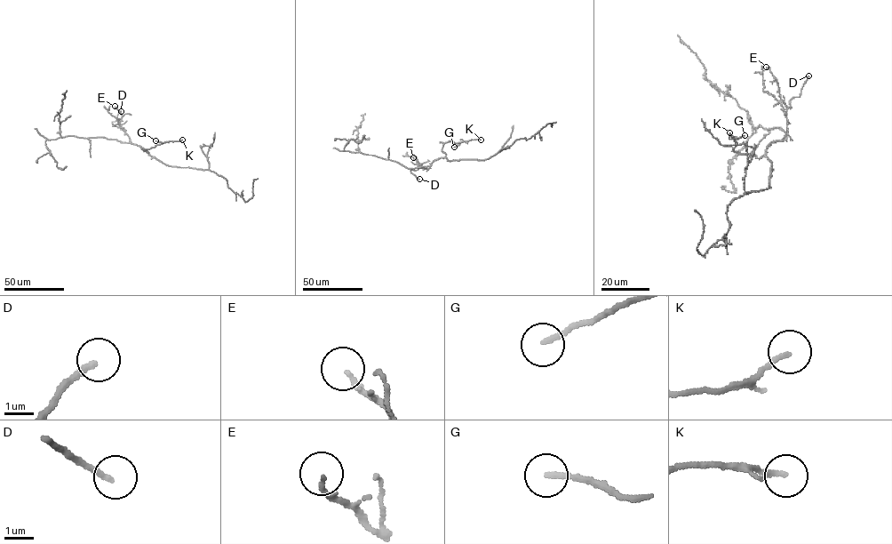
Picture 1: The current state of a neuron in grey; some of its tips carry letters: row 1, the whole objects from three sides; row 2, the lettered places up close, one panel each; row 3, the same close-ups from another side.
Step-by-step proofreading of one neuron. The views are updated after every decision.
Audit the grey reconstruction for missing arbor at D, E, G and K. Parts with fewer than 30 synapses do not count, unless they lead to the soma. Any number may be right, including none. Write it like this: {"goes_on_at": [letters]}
{"goes_on_at": ["D"]}

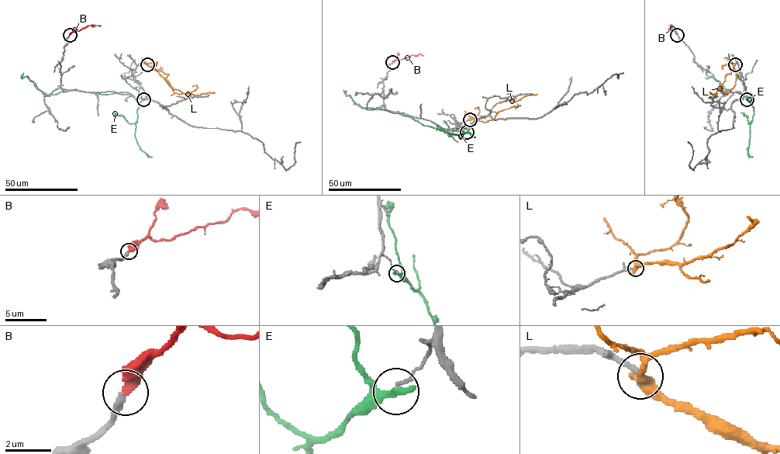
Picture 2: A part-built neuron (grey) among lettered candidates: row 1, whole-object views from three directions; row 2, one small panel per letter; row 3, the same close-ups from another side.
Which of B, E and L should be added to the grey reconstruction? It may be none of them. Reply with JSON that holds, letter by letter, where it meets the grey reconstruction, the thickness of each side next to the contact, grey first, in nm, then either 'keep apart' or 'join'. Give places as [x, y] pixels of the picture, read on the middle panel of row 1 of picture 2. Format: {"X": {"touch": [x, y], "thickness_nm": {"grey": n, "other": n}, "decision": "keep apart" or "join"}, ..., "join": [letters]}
{"B": {"touch": [392, 62], "thickness_nm": {"grey": 220, "other": 360}, "decision": "join"}, "E": {"touch": [467, 132], "thickness_nm": {"grey": 130, "other": 320}, "decision": "keep apart"}, "L": {"touch": [470, 119], "thickness_nm": {"grey": 240, "other": 440}, "decision": "keep apart"}, "join": ["B"]}

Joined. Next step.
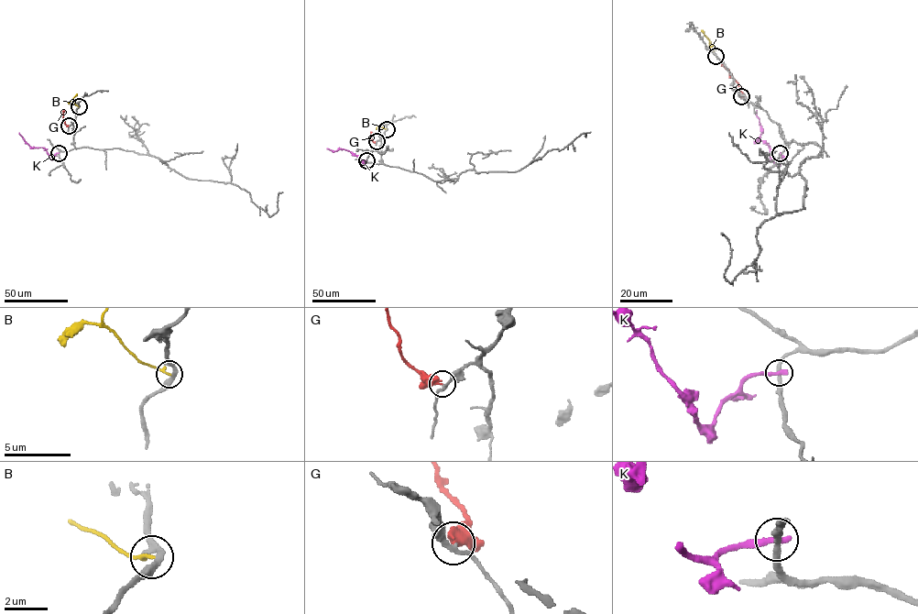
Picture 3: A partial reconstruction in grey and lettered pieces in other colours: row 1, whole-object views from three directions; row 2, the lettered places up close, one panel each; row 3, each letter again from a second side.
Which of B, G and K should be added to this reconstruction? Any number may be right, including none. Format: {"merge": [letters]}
{"merge": ["G"]}

